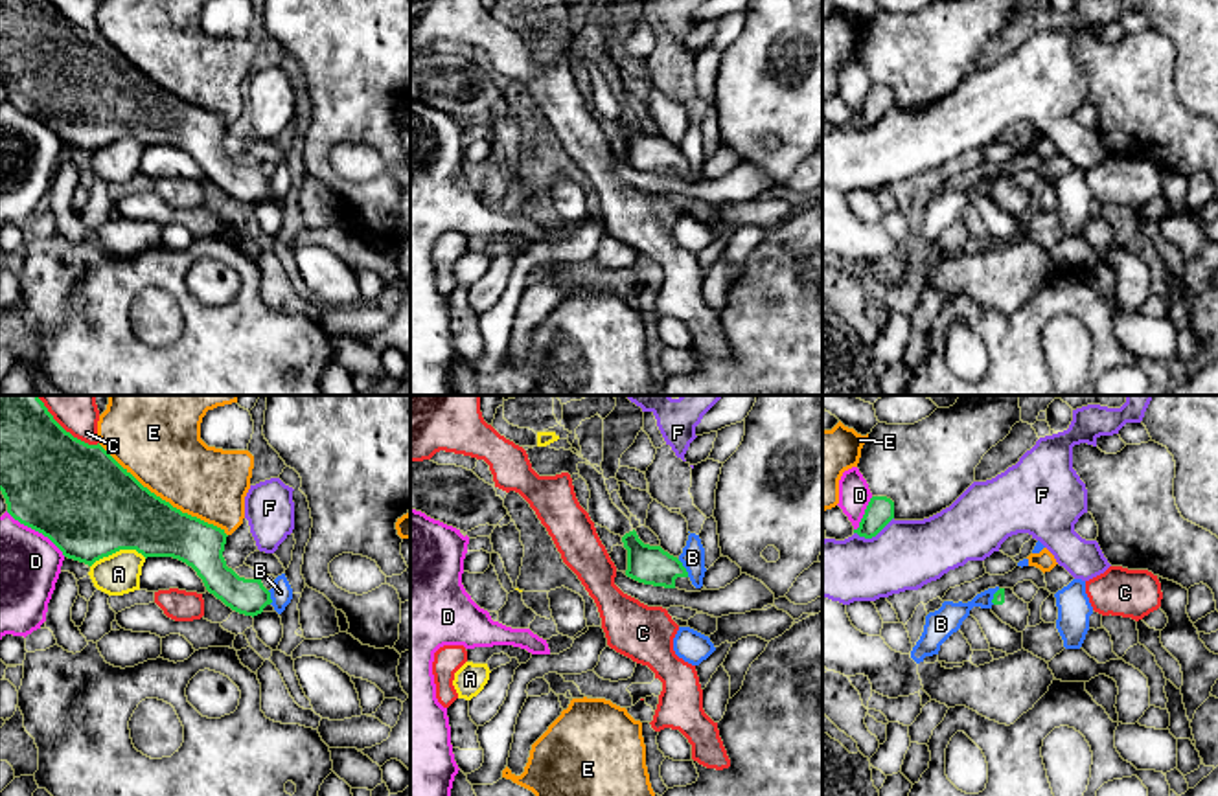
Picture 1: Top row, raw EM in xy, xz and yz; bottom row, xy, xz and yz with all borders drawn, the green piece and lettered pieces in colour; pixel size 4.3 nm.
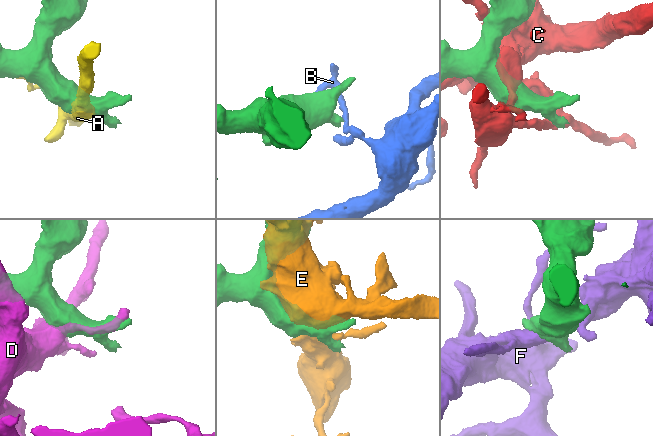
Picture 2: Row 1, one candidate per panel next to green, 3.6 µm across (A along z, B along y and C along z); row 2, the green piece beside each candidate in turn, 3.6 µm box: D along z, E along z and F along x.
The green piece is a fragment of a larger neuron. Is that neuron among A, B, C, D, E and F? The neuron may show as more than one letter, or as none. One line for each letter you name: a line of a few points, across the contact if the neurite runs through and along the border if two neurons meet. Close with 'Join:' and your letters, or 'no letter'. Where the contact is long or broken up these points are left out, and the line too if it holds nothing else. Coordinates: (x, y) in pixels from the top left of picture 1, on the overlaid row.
Join: no letter

